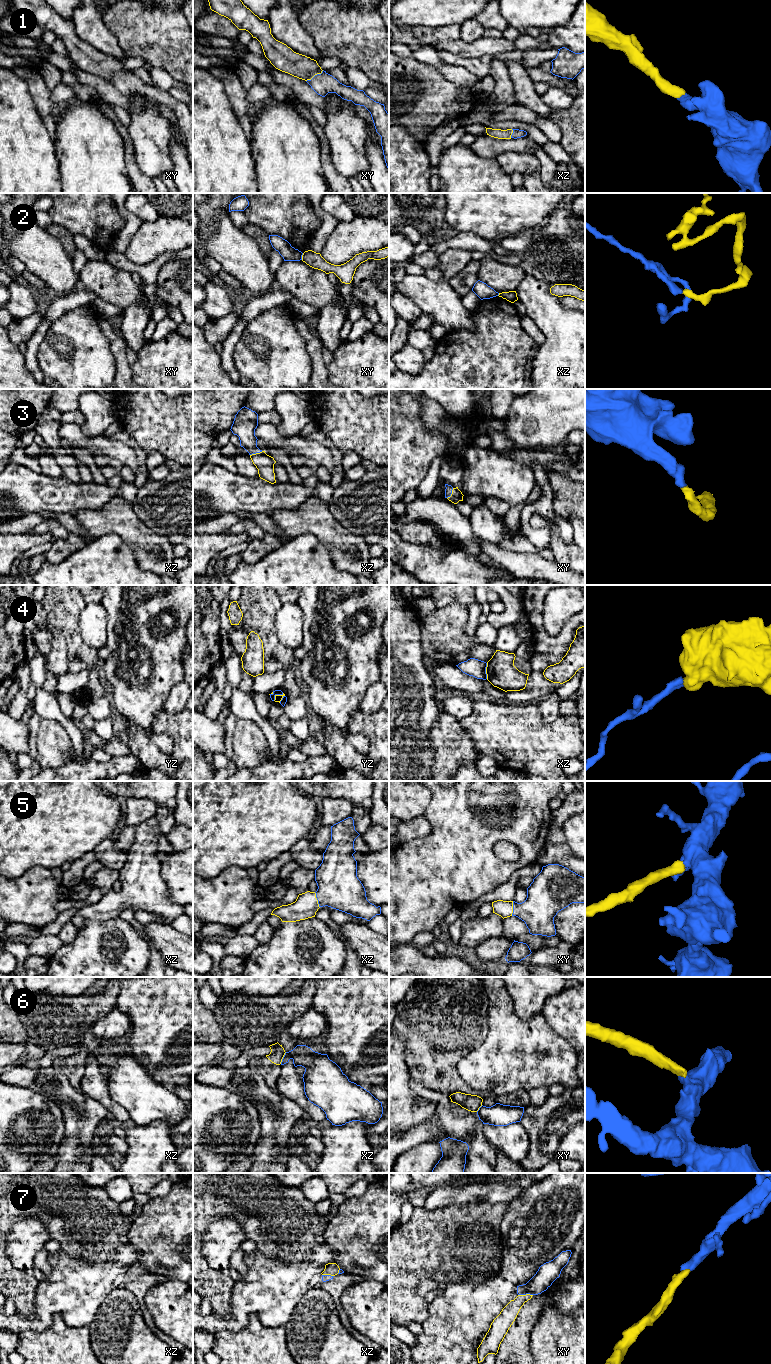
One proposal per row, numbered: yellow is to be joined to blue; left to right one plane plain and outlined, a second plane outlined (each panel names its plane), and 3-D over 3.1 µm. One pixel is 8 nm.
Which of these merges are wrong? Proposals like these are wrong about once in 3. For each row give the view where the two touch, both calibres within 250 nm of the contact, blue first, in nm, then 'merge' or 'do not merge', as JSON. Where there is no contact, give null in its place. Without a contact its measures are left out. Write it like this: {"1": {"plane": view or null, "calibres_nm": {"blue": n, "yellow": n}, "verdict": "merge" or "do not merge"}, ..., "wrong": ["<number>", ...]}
{"1": {"plane": "xy", "calibres_nm": {"blue": 170, "yellow": 190}, "verdict": "merge"}, "2": {"plane": "xy", "calibres_nm": {"blue": 120, "yellow": 120}, "verdict": "do not merge"}, "3": {"plane": "xz", "calibres_nm": {"blue": 190, "yellow": 150}, "verdict": "merge"}, "4": {"plane": "xz", "calibres_nm": {"blue": 140, "yellow": 240}, "verdict": "do not merge"}, "5": {"plane": "xz", "calibres_nm": {"blue": 340, "yellow": 190}, "verdict": "merge"}, "6": {"plane": "xz", "calibres_nm": {"blue": 170, "yellow": 120}, "verdict": "do not merge"}, "7": {"plane": "xy", "calibres_nm": {"blue": 160, "yellow": 140}, "verdict": "merge"}, "wrong": ["2", "4", "6"]}

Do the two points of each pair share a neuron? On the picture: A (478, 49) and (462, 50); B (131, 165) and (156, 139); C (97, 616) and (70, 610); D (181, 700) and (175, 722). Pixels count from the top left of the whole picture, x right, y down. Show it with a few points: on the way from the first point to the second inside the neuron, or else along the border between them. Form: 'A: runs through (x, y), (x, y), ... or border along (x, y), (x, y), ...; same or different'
A: runs through (474, 49), (466, 49); same
B: border along (130, 138), (139, 169), (151, 178); different
C: border along (97, 602), (90, 602), (79, 616), (81, 637); different
D: border along (163, 707), (169, 712), (182, 711); different

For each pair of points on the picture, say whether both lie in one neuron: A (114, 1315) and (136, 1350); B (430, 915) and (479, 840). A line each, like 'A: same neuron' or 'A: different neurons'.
A: same neuron
B: same neuron

